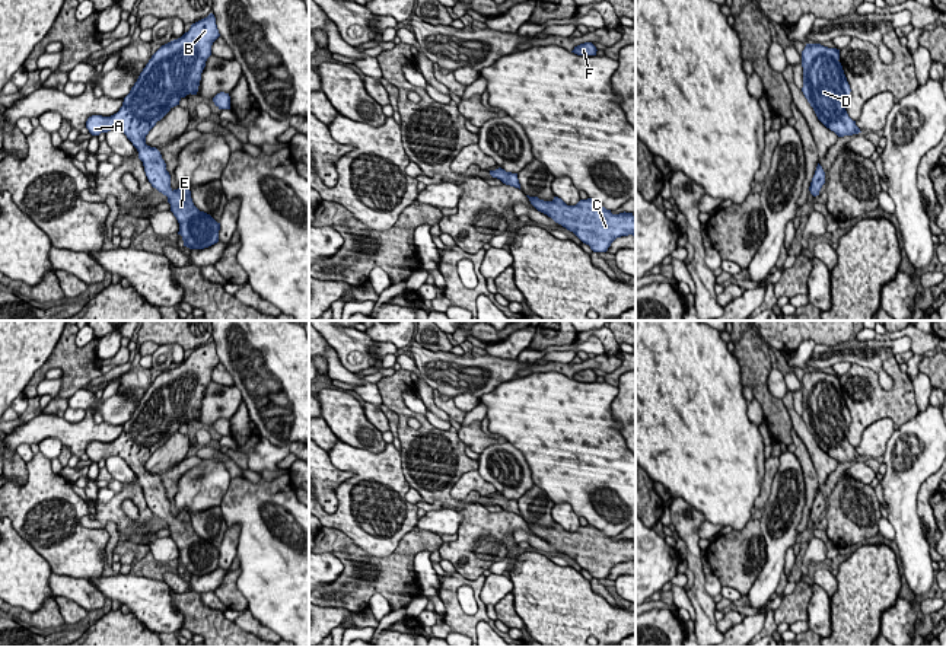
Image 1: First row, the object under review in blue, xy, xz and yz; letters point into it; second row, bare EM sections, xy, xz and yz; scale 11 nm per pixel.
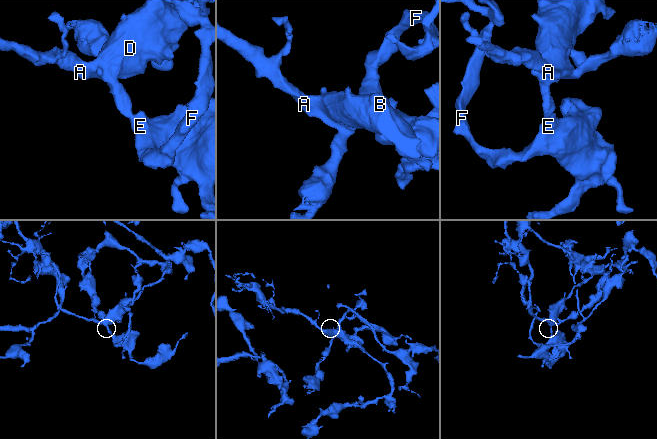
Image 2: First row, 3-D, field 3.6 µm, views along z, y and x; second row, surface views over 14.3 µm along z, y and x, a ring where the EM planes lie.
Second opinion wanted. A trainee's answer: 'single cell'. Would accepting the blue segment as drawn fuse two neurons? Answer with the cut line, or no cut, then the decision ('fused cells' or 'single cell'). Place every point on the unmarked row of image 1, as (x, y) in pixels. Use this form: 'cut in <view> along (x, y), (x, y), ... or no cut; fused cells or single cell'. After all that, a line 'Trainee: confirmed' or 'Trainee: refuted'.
no cut; single cell
Trainee: confirmed

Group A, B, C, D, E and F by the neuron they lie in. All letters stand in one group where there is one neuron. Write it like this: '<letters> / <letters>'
A B C D E F

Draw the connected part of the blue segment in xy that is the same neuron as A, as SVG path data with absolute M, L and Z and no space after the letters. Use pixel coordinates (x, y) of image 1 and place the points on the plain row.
M213 340L192 350L181 364L162 372L152 382L117 440L92 442L86 447L92 462L111 456L127 462L138 478L152 513L168 523L171 538L179 549L178 561L189 576L217 570L220 549L194 532L188 511L171 514L166 490L156 474L146 471L146 462L182 424L197 421L211 372L219 363Z

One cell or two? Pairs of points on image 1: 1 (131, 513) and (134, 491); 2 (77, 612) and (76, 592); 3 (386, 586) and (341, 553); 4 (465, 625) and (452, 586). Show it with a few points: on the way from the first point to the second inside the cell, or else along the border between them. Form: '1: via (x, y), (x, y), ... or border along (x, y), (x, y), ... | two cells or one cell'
1: border along (124, 499), (137, 509), (134, 523) | two cells
2: border along (56, 595), (66, 596), (88, 611) | two cells
3: via (375, 574), (353, 558) | one cell
4: via (455, 615), (452, 596) | one cell

